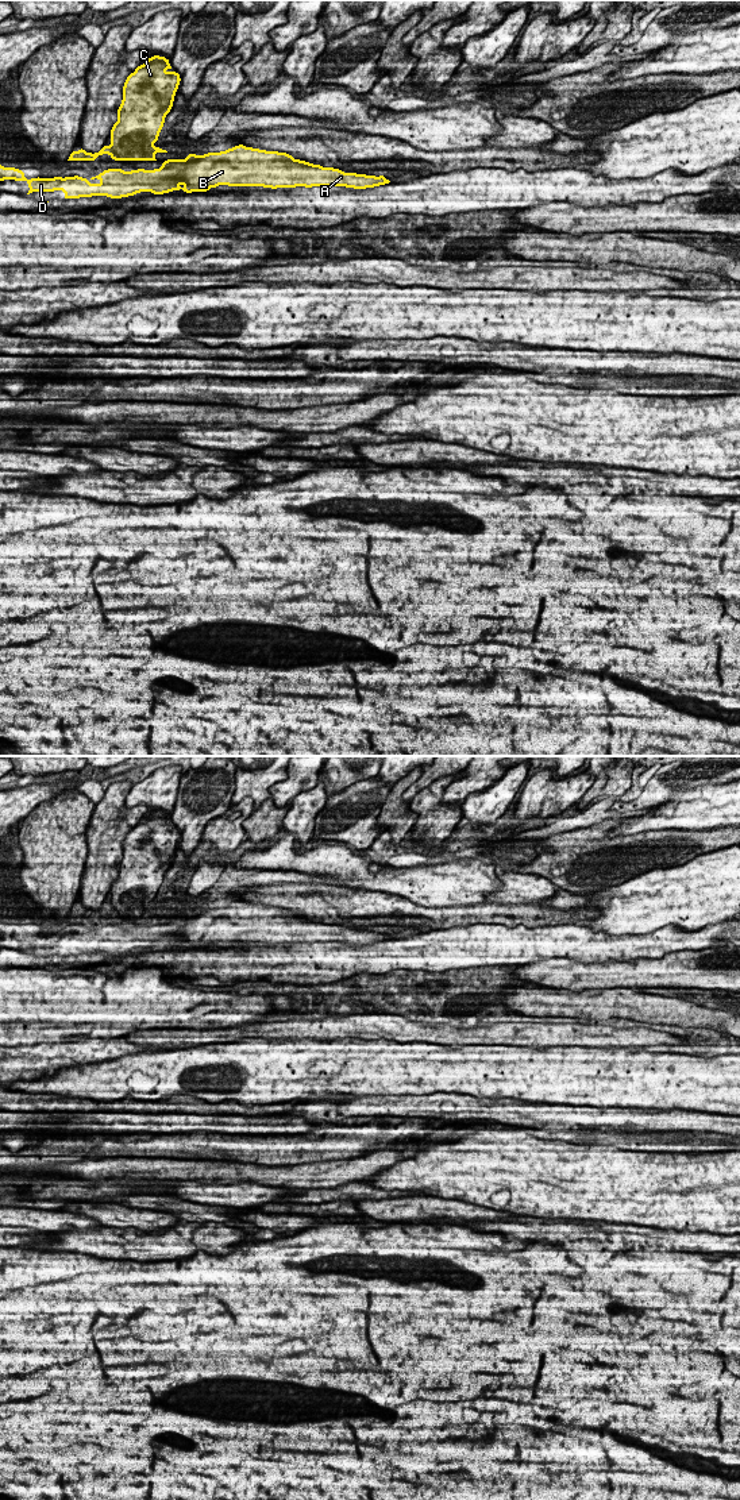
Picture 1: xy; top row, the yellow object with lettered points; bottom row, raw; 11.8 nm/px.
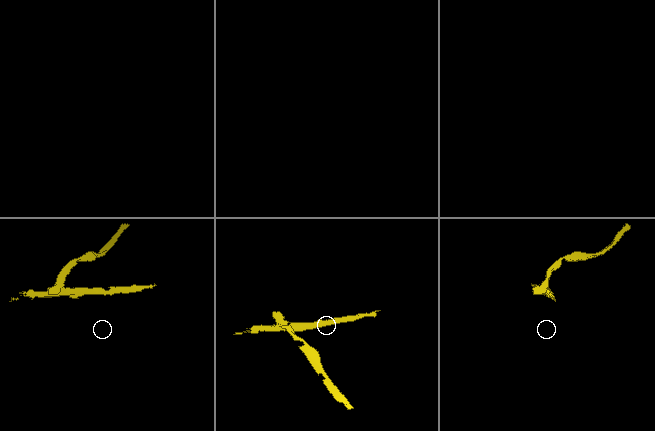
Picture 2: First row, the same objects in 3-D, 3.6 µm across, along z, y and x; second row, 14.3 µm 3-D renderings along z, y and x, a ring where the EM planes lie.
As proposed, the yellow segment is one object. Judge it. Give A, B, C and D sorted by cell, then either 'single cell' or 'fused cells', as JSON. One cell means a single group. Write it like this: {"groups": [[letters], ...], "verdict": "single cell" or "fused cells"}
{"groups": [["A", "B", "D"], ["C"]], "verdict": "fused cells"}

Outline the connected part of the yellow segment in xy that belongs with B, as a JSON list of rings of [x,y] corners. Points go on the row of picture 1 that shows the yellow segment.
[[[238,144],[220,153],[204,155],[188,154],[182,159],[167,159],[159,169],[131,170],[107,169],[90,180],[101,184],[90,184],[88,178],[54,177],[26,178],[24,171],[0,165],[0,181],[15,180],[28,184],[28,193],[62,190],[63,200],[107,196],[122,198],[140,192],[163,194],[173,190],[208,192],[219,185],[228,186],[263,186],[263,188],[296,188],[296,186],[346,186],[366,189],[386,185],[390,181],[382,176],[366,176],[344,173],[340,169],[323,167],[305,161],[294,159],[290,154],[266,151]]]

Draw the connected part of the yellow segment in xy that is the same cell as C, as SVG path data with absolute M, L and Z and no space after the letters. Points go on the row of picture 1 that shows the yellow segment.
M154 55L131 73L123 85L117 122L111 130L111 147L119 157L139 159L142 151L158 142L170 112L181 77L163 55Z

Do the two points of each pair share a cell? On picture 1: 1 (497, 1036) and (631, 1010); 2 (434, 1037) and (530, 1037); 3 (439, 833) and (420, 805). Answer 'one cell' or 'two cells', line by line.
1: two cells
2: one cell
3: one cell

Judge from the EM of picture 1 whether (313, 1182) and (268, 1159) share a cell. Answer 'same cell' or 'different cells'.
different cells

